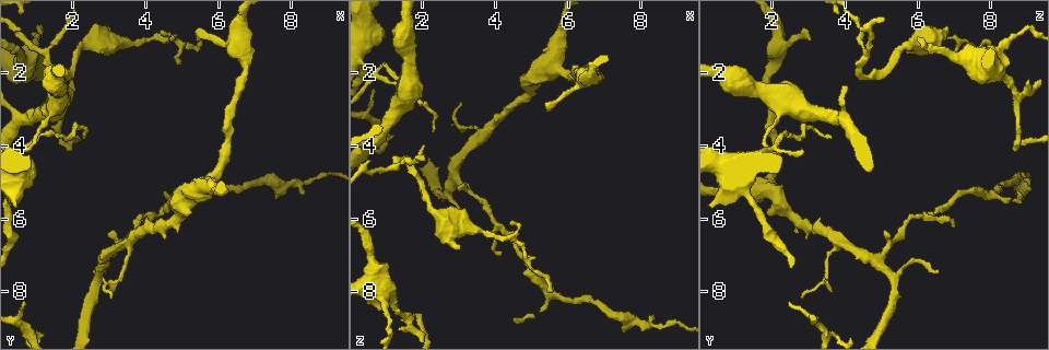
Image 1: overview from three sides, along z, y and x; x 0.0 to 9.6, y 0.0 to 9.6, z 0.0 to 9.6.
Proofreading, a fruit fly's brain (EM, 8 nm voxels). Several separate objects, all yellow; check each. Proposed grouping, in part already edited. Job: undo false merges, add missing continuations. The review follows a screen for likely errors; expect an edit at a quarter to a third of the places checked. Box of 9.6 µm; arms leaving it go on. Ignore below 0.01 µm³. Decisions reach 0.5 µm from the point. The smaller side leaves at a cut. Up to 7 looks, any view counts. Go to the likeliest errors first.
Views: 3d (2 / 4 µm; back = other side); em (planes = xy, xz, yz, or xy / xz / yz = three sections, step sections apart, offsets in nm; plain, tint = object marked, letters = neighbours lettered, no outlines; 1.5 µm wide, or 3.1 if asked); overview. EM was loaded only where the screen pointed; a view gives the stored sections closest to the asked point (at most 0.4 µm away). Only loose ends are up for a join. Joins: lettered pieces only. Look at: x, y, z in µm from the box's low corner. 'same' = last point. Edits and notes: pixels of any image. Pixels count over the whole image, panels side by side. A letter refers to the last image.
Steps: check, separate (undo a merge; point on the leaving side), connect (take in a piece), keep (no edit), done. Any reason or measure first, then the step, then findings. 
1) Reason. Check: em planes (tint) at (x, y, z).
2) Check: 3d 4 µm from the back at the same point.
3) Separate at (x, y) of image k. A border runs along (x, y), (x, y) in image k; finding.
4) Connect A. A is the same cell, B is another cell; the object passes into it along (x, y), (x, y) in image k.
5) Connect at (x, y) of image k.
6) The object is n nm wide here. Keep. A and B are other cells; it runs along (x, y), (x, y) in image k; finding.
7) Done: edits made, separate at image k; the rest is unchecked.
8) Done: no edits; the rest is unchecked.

Branch stops here. Check: em planes (letters) at (2.30, 3.80, 3.55).

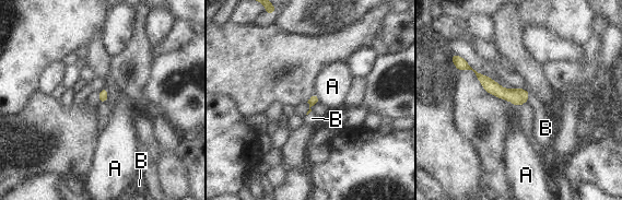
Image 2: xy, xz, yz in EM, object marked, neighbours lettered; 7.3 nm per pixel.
The object is 70 nm wide here; the longest contact is with B, 80 nm. Connect B. B is the same cell, A is another cell; the cell continues.

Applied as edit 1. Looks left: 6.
Redraw. Check: overview.

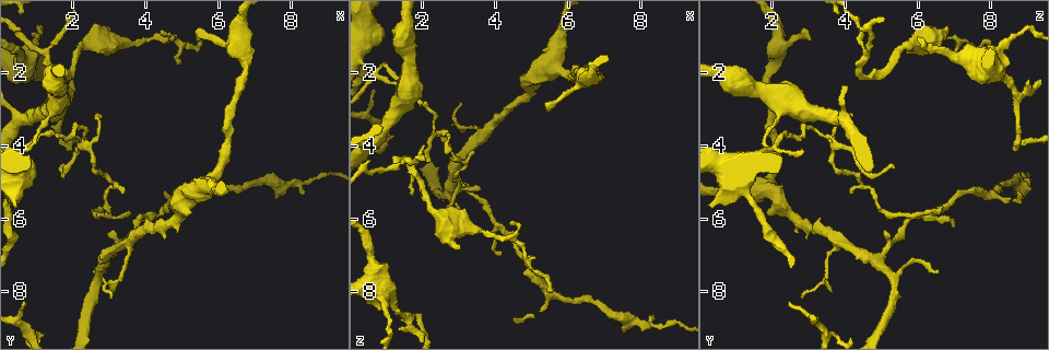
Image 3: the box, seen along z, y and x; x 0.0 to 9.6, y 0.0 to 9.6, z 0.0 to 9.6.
Four-way junction. Check: em planes (letters) at (0.60, 4.05, 1.85).

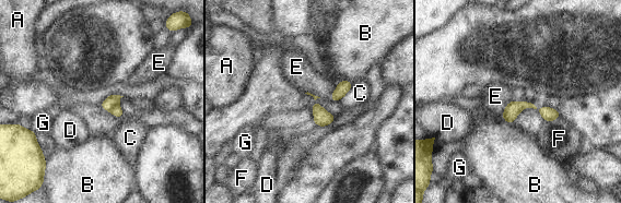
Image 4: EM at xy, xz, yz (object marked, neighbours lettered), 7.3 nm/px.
The object is 70 nm wide here. Separate at (117, 111) of image 4. A, B, C, D, E, F and G are other cells; a second cell is stuck on.

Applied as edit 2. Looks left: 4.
Tapers out. Check: 3d 4 µm at (2.55, 7.40, 6.60).

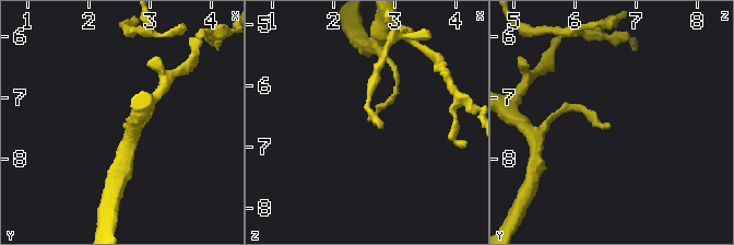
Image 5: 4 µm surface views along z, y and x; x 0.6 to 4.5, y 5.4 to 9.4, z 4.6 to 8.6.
Check: em xy step 4 (letters) at (2.55, 7.40, 6.60).

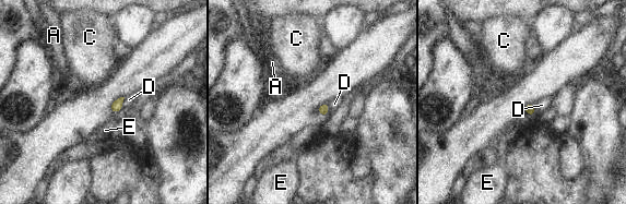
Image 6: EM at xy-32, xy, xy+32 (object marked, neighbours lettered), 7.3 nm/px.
Keep. A, C, D and E are other cells; a border runs along (125, 97), (121, 108) in image 6; none of them fits.

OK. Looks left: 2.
Done: edits made, connect at image 2, separate at image 4; the rest is unchecked.

